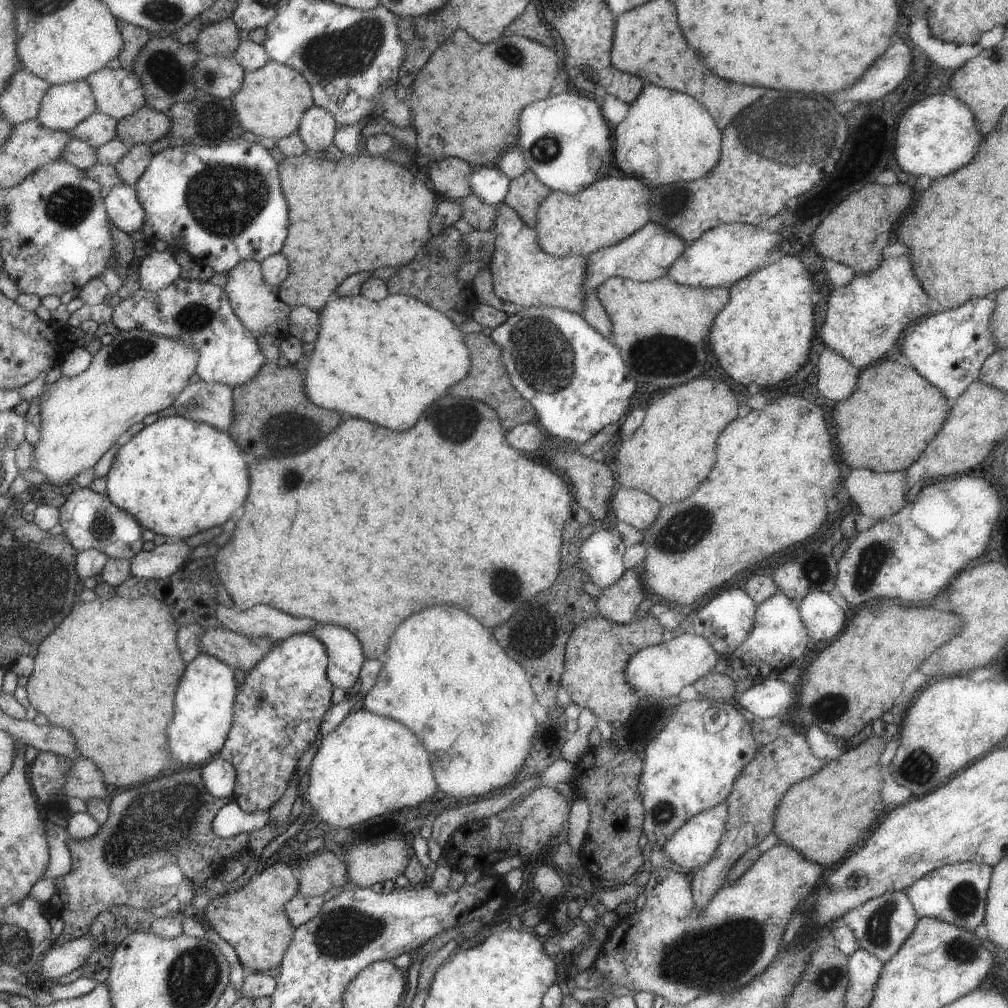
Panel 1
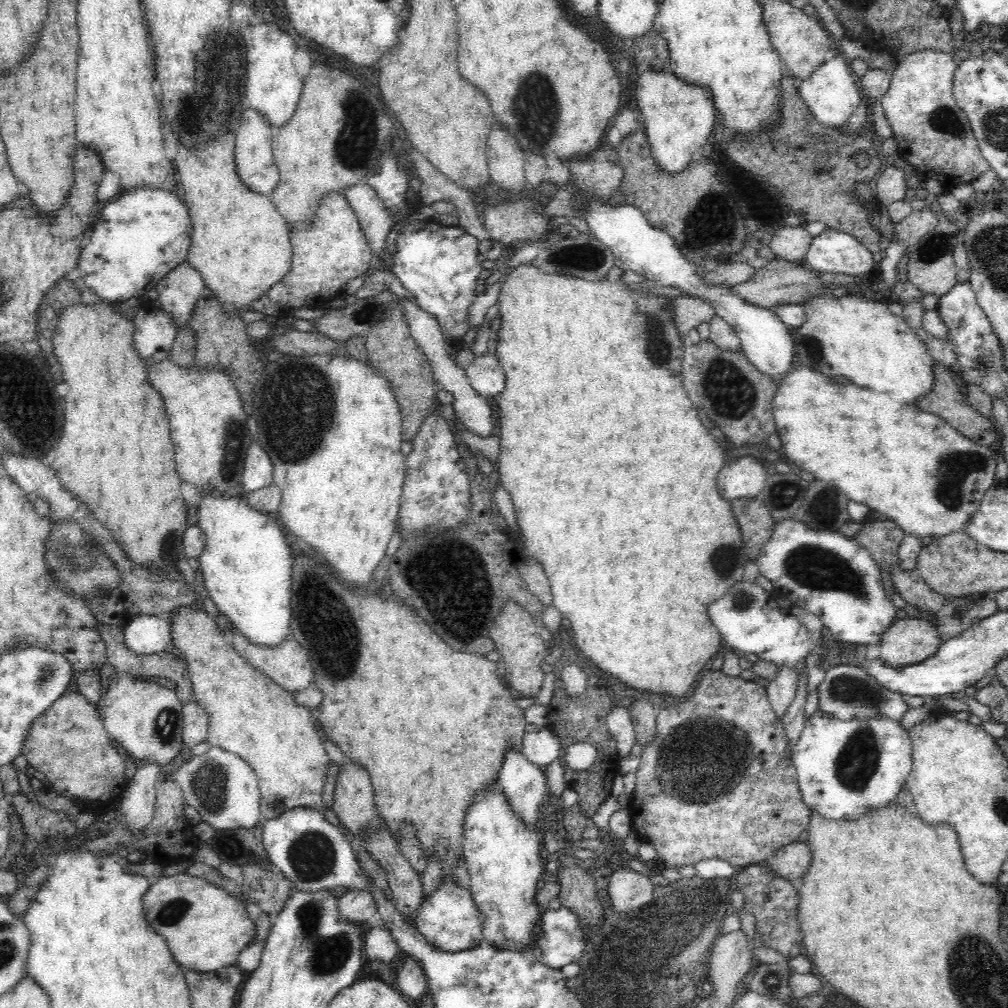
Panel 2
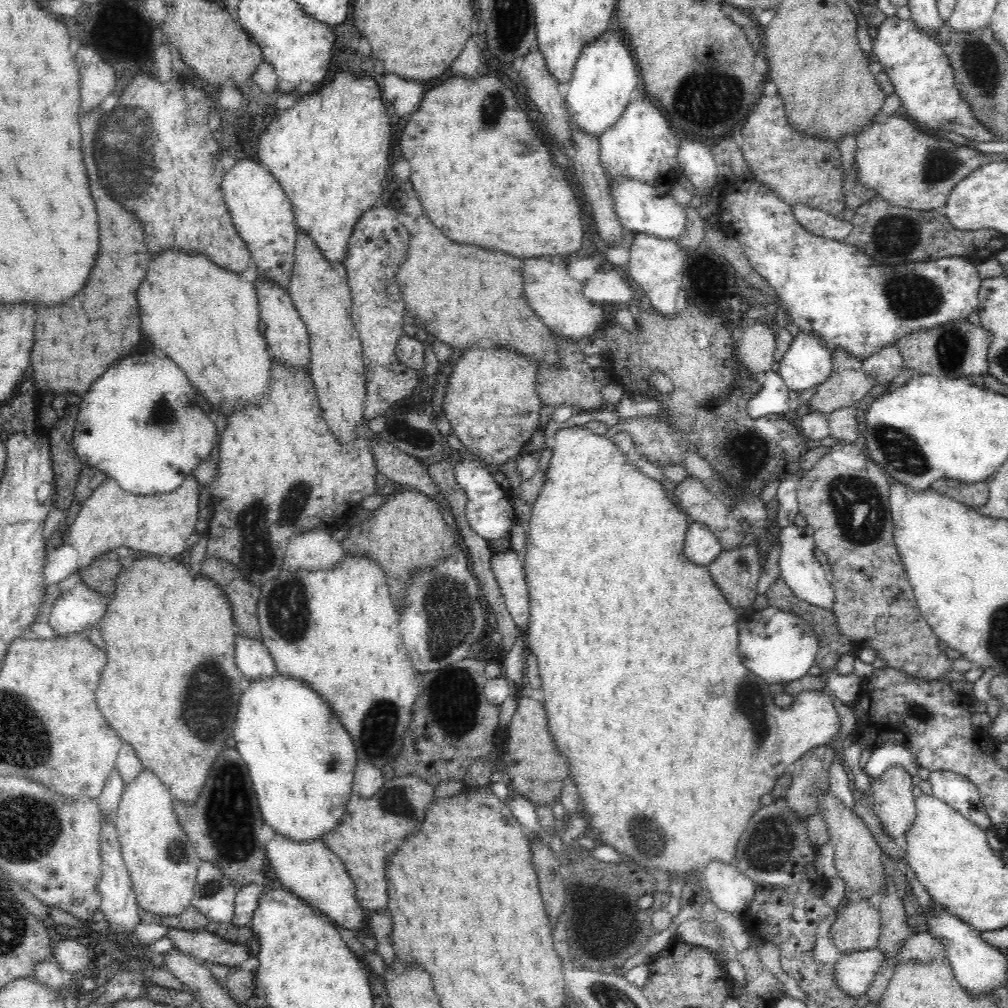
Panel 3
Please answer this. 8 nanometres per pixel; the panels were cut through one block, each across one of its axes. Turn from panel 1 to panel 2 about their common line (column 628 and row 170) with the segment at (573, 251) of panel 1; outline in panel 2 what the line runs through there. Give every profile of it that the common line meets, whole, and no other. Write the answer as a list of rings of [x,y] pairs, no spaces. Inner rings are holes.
[[[226,132],[222,136],[210,138],[206,144],[200,144],[192,150],[180,144],[174,172],[178,172],[177,183],[181,187],[184,200],[187,200],[191,223],[194,225],[187,260],[199,270],[204,287],[210,288],[216,295],[222,311],[240,311],[239,314],[247,312],[250,310],[250,302],[261,300],[260,296],[269,292],[291,268],[293,250],[288,224],[280,216],[275,204],[272,204],[270,196],[255,192],[239,179],[235,163],[235,133]]]

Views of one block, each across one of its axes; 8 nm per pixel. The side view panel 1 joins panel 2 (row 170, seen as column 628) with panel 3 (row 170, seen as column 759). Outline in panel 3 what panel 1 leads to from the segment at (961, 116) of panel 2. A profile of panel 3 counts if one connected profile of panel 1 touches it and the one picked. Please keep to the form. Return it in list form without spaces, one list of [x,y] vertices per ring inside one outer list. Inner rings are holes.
[[[896,113],[884,124],[872,122],[860,131],[856,138],[854,164],[858,170],[858,181],[874,190],[874,194],[902,208],[931,211],[944,206],[956,184],[986,164],[978,149],[958,146],[947,138],[930,136],[926,130],[918,130],[908,118],[896,118]]]

